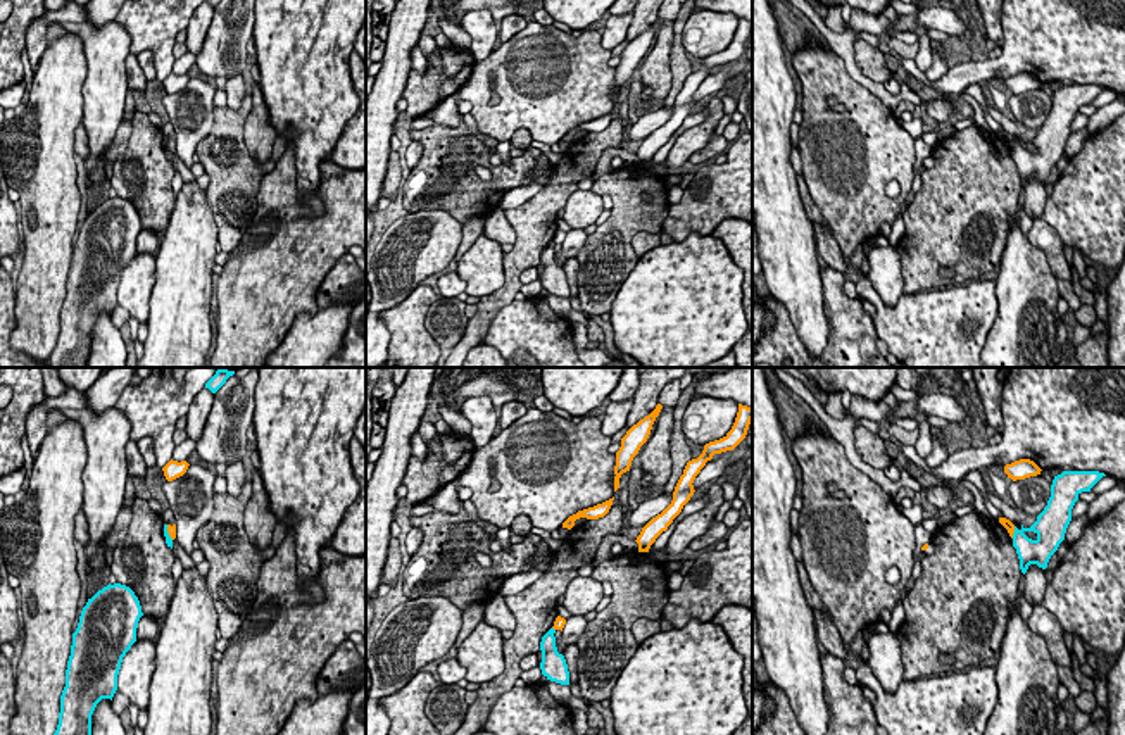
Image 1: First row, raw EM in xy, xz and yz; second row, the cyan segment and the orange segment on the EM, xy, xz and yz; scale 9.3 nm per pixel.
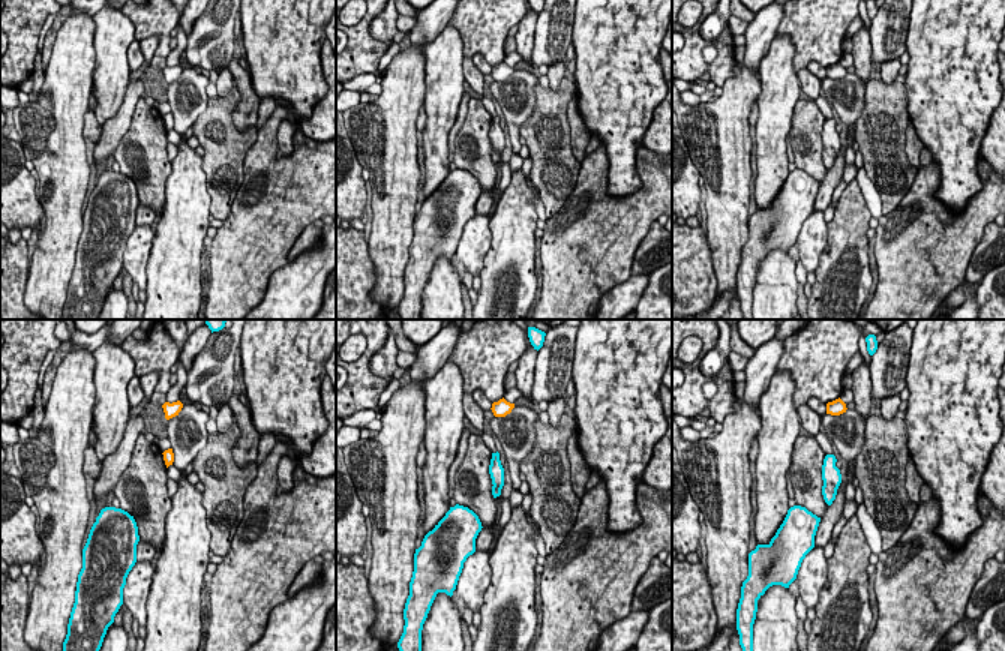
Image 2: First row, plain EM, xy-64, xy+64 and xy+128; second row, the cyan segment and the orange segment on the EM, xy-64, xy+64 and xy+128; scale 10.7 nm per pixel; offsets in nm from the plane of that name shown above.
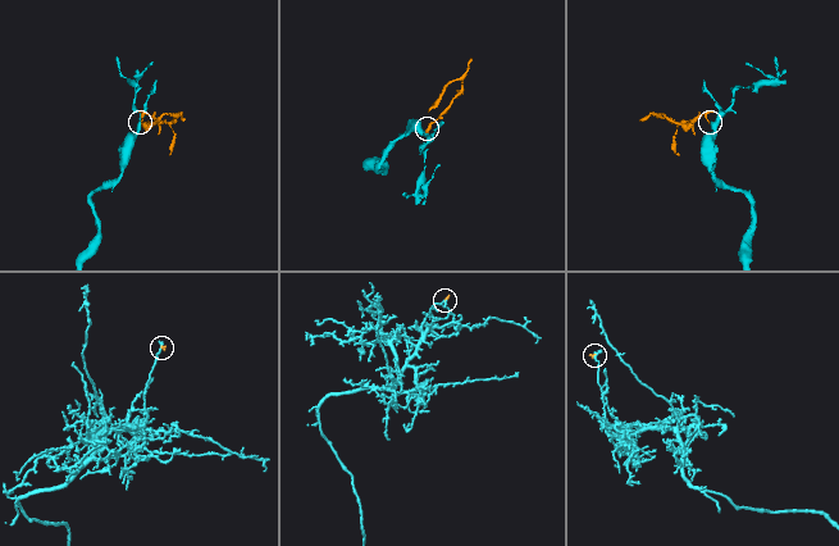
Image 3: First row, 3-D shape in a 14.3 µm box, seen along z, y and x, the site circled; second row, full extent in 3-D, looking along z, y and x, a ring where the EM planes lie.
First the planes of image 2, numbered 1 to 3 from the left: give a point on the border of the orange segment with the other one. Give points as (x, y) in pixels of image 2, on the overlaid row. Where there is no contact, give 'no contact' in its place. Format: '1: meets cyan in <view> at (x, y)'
1: no contact
2: no contact
3: no contact

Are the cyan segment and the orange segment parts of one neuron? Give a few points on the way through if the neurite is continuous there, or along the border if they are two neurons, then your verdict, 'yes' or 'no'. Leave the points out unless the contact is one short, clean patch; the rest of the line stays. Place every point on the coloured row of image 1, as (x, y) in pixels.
border along xy (166, 525), (166, 532), (173, 539); no

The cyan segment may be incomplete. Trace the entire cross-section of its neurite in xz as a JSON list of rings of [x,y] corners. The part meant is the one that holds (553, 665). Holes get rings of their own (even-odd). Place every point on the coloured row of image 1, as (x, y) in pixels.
[[[550,628],[542,637],[542,642],[540,642],[540,650],[542,650],[540,669],[547,680],[561,683],[561,685],[569,685],[568,664],[566,664],[564,656],[557,652],[554,633],[556,633],[556,630]]]

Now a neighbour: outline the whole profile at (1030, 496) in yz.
[[[1037,474],[1011,481],[1008,492],[1018,509],[1028,516],[1039,516],[1051,497],[1051,483]]]

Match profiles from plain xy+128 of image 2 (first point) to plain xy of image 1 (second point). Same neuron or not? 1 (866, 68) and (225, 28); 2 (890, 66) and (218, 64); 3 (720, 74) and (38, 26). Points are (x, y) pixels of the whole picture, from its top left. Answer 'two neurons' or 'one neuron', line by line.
1: two neurons
2: two neurons
3: two neurons

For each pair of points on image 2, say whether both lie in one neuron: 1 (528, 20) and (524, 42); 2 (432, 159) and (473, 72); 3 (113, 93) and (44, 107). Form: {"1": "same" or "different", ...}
{"1": "same", "2": "different", "3": "different"}

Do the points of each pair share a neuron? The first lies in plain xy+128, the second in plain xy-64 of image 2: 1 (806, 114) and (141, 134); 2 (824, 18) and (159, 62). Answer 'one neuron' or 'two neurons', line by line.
1: one neuron
2: one neuron

